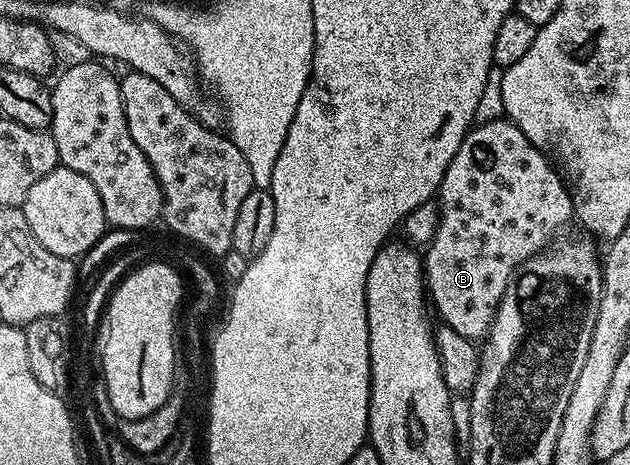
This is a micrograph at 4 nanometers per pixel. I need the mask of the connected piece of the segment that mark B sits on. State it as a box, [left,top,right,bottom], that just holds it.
[423,121,574,339]

